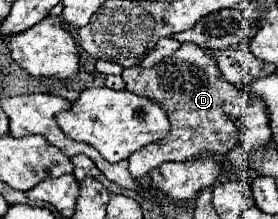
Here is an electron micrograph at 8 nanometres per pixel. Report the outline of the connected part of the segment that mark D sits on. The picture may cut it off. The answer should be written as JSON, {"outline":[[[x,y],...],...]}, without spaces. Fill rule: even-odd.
{"outline":[[[182,43],[178,51],[150,69],[140,65],[124,69],[122,79],[128,91],[158,103],[170,119],[170,133],[166,139],[150,143],[128,157],[128,171],[134,179],[142,179],[148,171],[166,161],[190,161],[200,155],[222,157],[238,145],[238,123],[248,97],[230,81],[222,79],[214,59],[202,47]]]}

